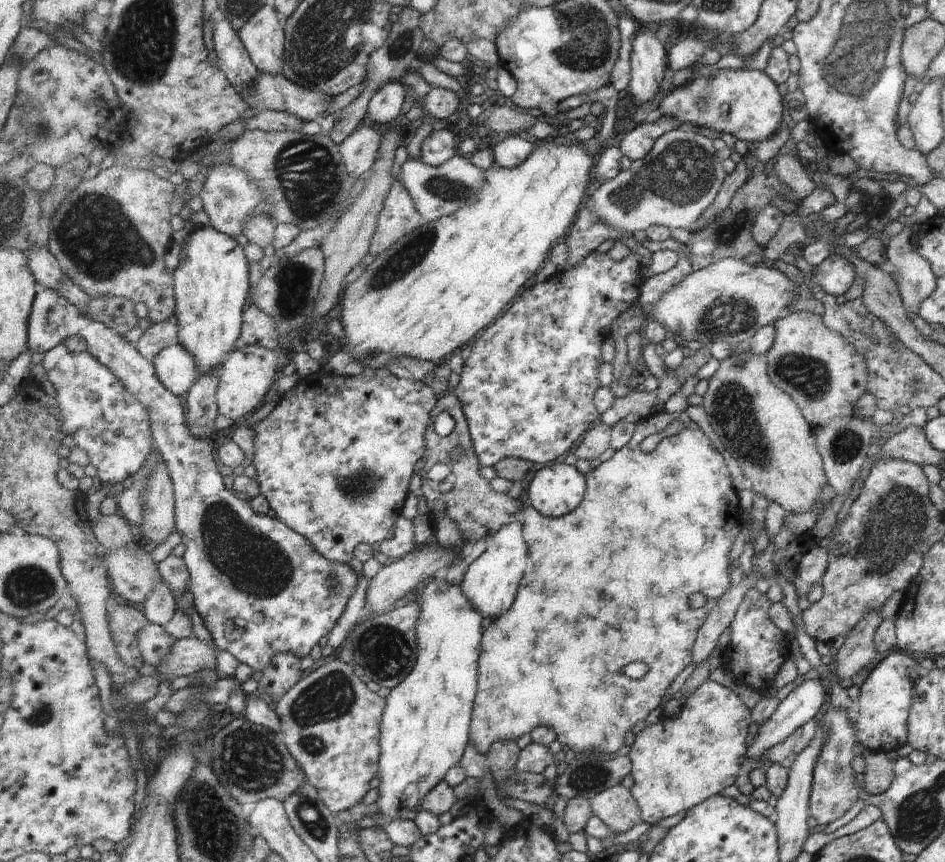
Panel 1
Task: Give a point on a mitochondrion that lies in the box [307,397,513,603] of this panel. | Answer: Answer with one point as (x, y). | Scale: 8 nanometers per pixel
(357, 487)

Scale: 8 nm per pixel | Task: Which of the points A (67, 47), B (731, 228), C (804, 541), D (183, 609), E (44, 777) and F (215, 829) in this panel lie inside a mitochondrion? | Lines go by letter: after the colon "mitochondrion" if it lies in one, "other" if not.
A: other
B: mitochondrion
C: other
D: other
E: other
F: mitochondrion

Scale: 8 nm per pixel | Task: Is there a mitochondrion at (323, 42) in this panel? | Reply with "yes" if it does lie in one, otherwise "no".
yes

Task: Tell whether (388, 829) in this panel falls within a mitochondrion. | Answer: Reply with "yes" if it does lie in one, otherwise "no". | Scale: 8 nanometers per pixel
no

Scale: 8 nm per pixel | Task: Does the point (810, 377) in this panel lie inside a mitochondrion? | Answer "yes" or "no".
yes

